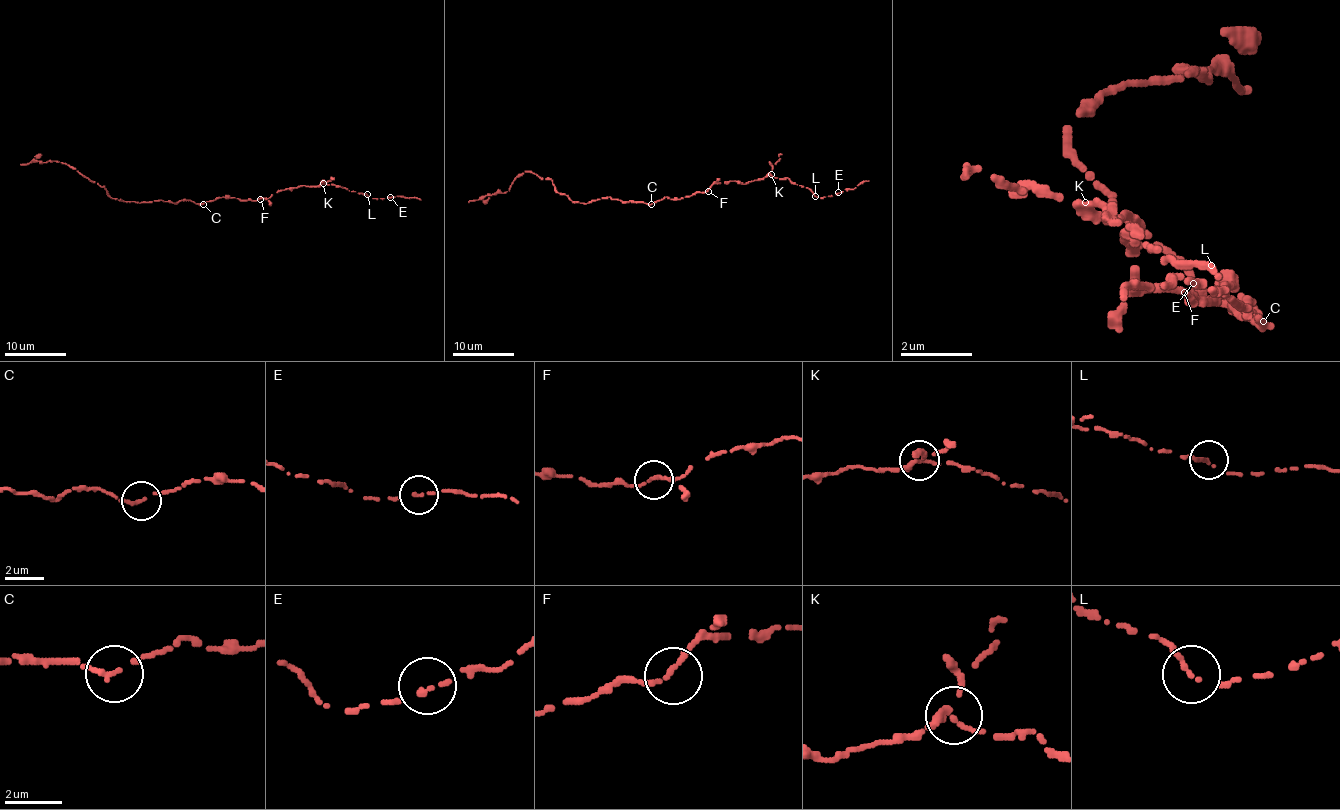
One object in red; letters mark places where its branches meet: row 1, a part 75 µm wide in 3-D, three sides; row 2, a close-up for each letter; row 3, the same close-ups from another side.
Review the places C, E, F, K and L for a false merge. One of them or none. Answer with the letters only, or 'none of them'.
none of them

